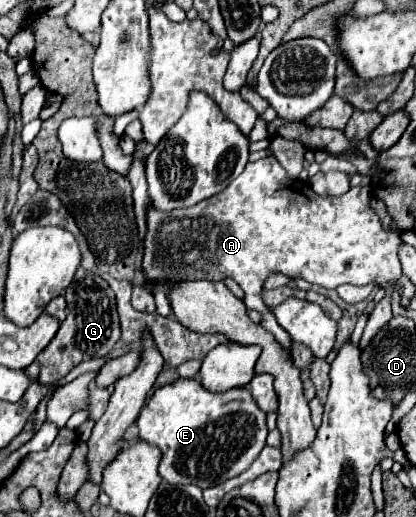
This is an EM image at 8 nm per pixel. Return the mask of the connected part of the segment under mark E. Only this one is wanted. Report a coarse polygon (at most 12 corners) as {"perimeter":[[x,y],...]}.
{"perimeter":[[180,378],[138,416],[160,476],[210,488],[250,468],[266,412],[248,388]]}

